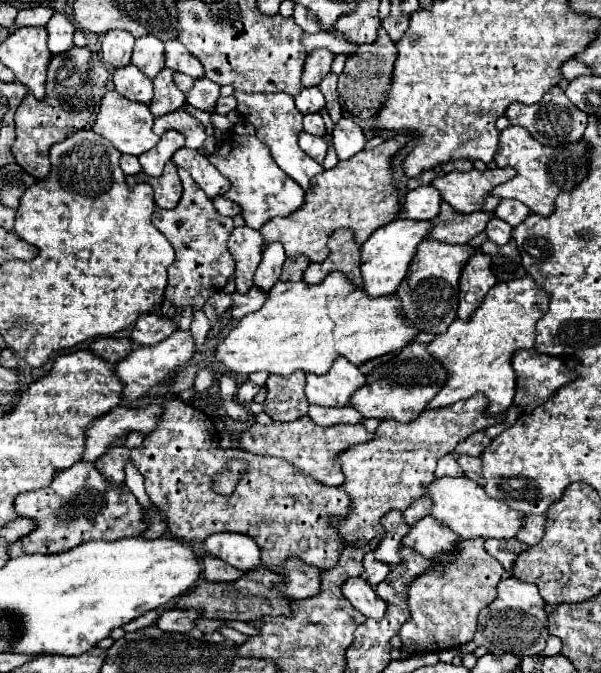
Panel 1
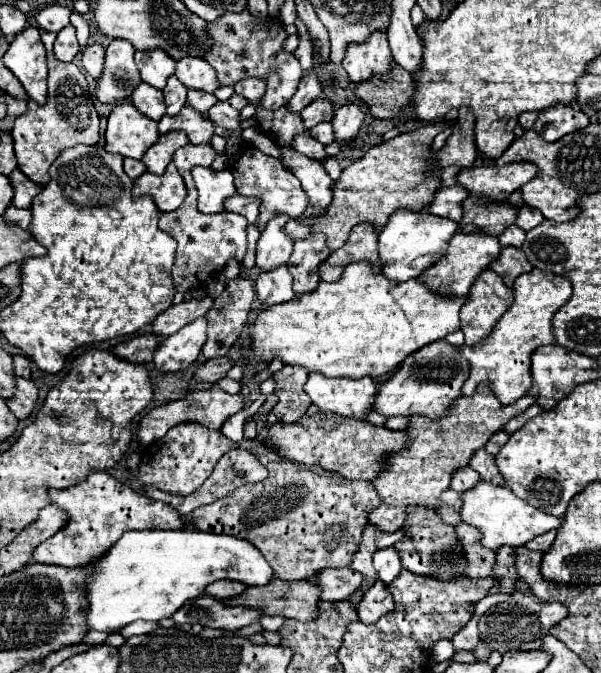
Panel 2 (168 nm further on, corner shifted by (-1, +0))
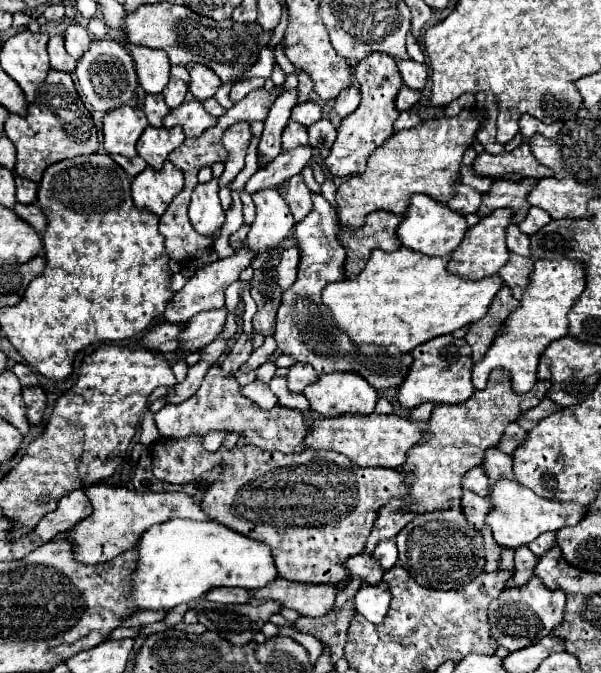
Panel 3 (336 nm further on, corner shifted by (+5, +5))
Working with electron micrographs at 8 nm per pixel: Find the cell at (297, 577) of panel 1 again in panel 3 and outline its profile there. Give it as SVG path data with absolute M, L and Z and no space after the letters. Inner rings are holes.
M366 553L356 555L356 557L350 557L350 559L346 561L346 567L348 567L352 579L362 577L362 579L364 579L366 583L370 583L370 585L380 583L382 577L384 577L384 571L380 569L380 563L374 561L374 557L372 557L372 555L366 555Z

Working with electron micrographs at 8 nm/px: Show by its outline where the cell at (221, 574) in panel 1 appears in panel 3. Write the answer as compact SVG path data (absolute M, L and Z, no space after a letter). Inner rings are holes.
M212 589L212 593L206 593L206 599L214 603L224 603L224 605L248 603L250 593L246 589Z

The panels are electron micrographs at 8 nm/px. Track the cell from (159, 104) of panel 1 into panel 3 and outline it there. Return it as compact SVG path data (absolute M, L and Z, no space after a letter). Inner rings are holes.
M174 77L168 81L166 89L162 91L162 95L164 95L164 99L166 99L166 105L168 105L170 109L182 105L186 93L188 93L188 85L186 85L184 81L180 81L180 79L174 79Z

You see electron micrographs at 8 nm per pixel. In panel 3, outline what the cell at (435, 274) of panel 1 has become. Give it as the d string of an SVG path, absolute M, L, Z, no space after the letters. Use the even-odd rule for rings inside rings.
M496 209L492 215L480 219L478 225L470 227L466 231L466 237L462 239L460 247L452 253L452 261L448 263L448 269L460 277L474 279L474 281L496 275L498 269L502 265L506 265L508 255L510 255L506 241L504 241L504 233L510 225L510 219L512 219L512 209Z

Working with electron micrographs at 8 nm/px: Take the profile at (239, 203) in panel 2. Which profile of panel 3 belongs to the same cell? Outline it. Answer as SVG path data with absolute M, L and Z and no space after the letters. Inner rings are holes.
M302 145L300 149L292 149L292 151L282 151L268 167L258 169L250 177L250 181L246 183L246 191L252 195L264 187L284 183L288 177L298 175L308 165L310 157L312 157L310 145Z

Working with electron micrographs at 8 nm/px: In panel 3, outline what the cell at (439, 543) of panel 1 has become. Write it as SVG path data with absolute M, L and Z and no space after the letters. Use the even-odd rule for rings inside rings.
M484 525L482 535L484 535L484 547L486 547L486 571L496 571L500 567L500 551L502 549L500 549L500 545L496 545L488 525Z

